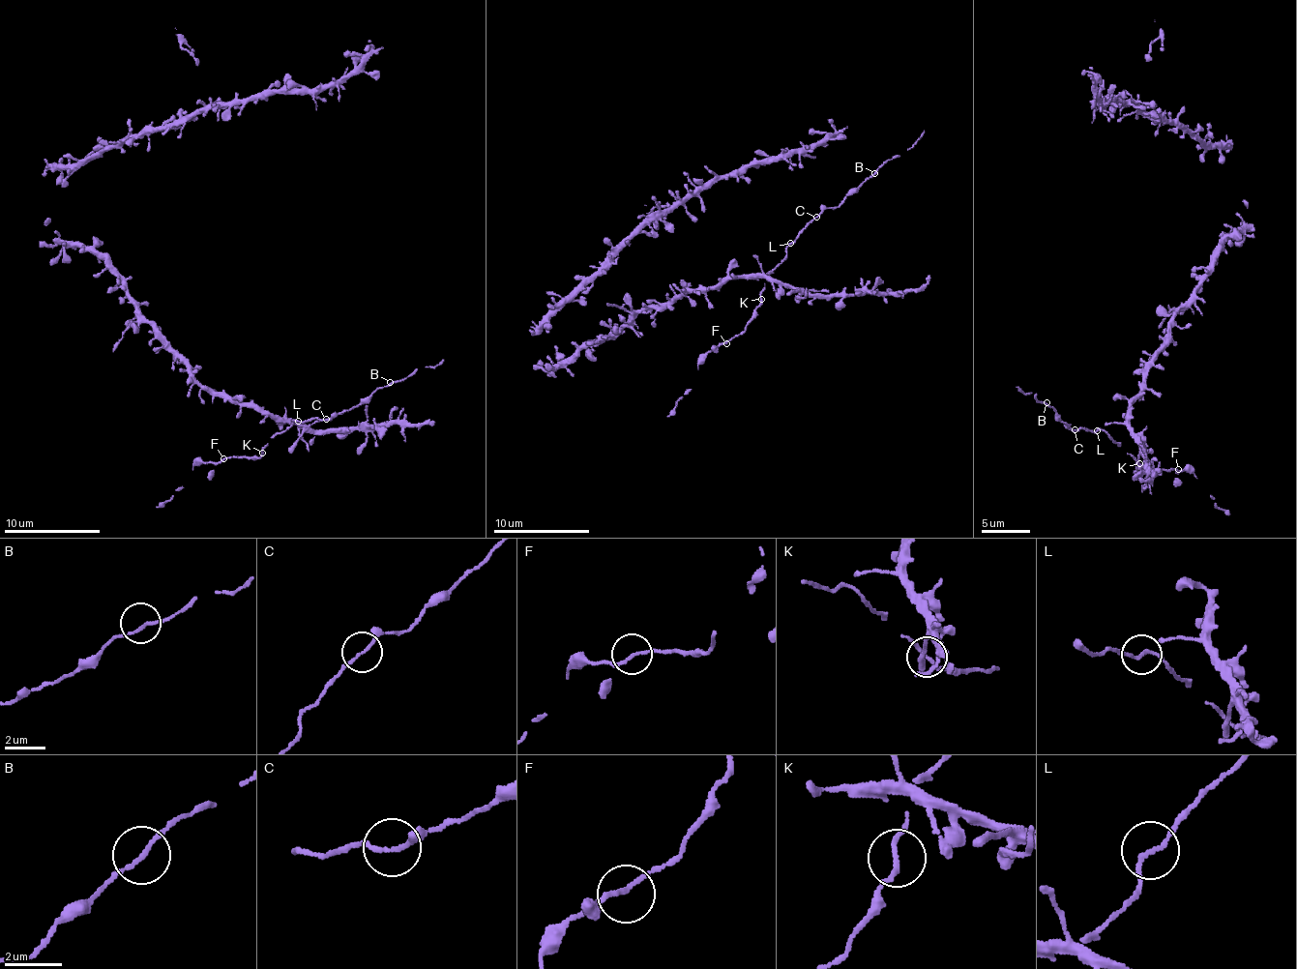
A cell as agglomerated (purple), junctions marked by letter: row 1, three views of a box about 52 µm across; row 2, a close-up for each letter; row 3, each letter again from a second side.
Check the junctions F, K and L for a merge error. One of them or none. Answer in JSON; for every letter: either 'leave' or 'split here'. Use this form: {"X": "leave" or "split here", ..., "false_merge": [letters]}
{"F": "leave", "K": "leave", "L": "leave", "false_merge": []}

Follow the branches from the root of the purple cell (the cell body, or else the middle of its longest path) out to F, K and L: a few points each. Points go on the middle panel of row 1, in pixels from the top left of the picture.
F: (577, 352), (681, 294), (733, 278), (771, 280), (771, 273), (754, 318), (726, 343)
K: (577, 352), (692, 290), (733, 278), (771, 280), (771, 273), (761, 299)
L: (577, 352), (610, 337), (647, 308), (658, 309), (692, 290), (719, 287), (733, 278), (771, 280), (789, 243)

